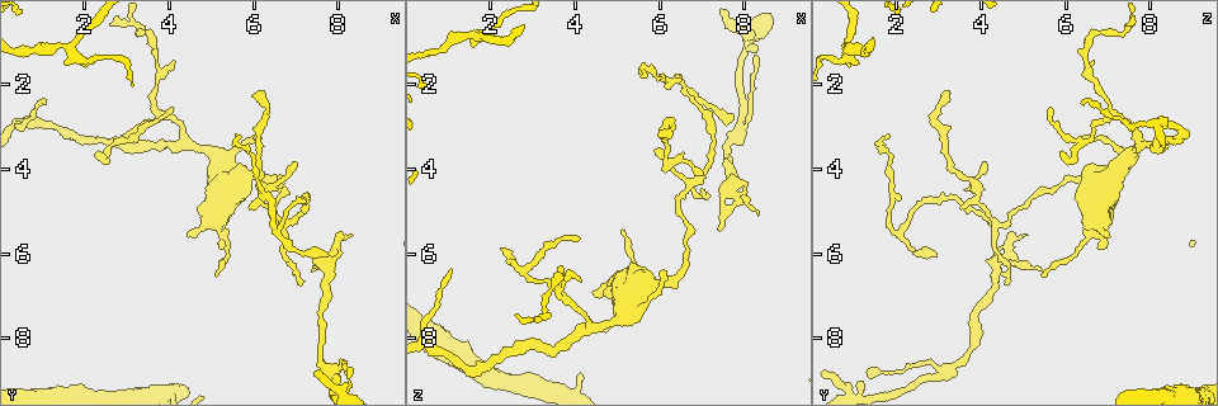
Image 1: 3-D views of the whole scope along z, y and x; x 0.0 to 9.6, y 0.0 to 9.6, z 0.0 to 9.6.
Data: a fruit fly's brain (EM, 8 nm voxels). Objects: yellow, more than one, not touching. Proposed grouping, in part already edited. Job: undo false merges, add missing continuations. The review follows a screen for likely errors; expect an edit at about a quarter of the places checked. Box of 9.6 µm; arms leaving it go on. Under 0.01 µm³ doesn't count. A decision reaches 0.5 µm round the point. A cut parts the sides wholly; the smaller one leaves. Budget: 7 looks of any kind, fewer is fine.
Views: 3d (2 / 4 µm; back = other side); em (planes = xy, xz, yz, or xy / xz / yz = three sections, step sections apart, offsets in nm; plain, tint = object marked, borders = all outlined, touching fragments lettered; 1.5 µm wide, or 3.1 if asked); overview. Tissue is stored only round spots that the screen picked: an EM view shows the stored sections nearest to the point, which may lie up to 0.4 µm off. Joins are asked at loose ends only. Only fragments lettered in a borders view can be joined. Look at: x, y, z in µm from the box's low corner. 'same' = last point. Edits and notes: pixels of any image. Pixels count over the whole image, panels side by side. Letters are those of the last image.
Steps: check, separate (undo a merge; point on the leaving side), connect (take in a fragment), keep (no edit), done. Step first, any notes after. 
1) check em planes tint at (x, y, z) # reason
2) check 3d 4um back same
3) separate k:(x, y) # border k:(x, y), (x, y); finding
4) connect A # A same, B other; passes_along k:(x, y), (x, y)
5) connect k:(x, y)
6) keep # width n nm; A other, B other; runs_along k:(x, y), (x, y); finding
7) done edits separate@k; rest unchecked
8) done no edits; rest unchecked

check em xz step 8 borders at (7.05, 3.85, 4.15) # thin end

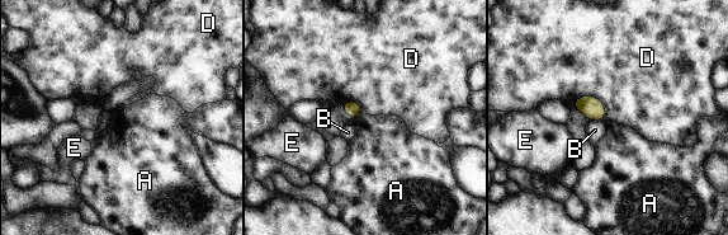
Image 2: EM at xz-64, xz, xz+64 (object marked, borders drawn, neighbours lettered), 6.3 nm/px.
keep # A other, B other, D other, E other; no lettered fragment goes on from it

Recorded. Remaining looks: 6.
check 3d 2um at (6.15, 3.25, 6.45) # free end

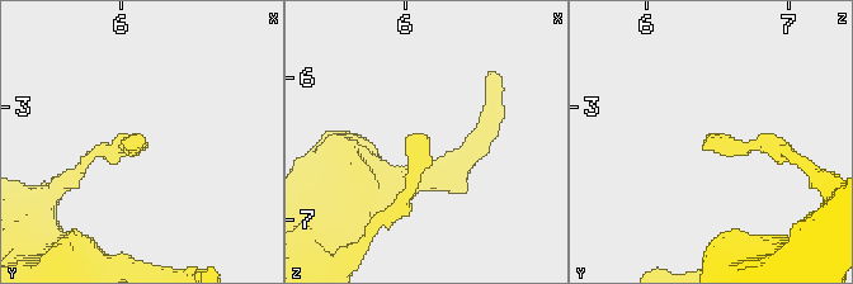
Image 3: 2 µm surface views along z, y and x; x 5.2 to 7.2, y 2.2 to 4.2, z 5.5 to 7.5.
check em yz step 8 borders at (6.18, 3.24, 6.40)

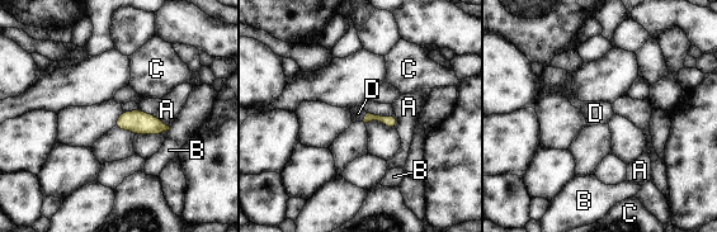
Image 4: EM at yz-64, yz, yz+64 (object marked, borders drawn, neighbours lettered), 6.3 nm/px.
connect D # A other, B other, C other, D same; passes_along 4:(390, 121), (364, 117), (358, 113); the cell continues

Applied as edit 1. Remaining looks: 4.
check 3d 2um at (5.65, 3.25, 1.85) # end of a long branch

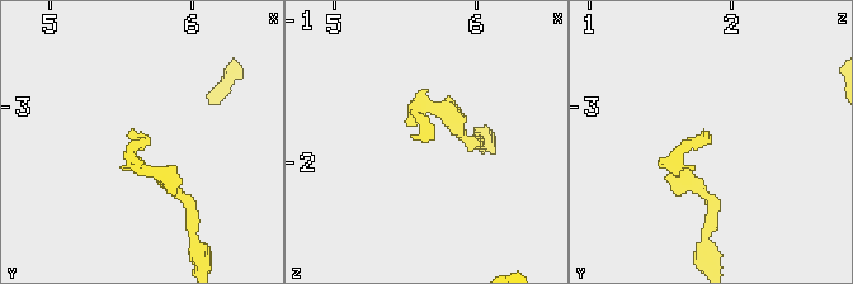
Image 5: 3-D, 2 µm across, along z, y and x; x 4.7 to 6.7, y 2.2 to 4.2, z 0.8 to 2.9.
check em yz step 8 borders at (5.60, 3.18, 1.84) # need the tissue

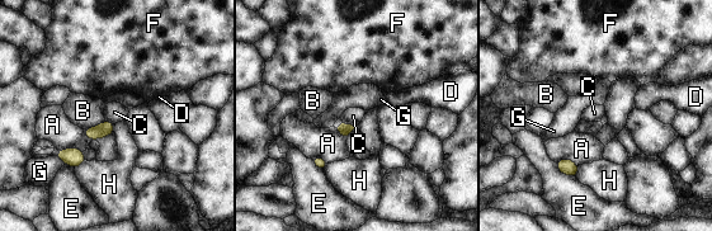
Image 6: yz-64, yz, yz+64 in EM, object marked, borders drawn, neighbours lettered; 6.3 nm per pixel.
keep # width 70 nm; longest_contact A 200 nm; A other, B other, C other, D other, E other, F other, G other, H other; none of them fits

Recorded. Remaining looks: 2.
done edits connect@4; rest unchecked

